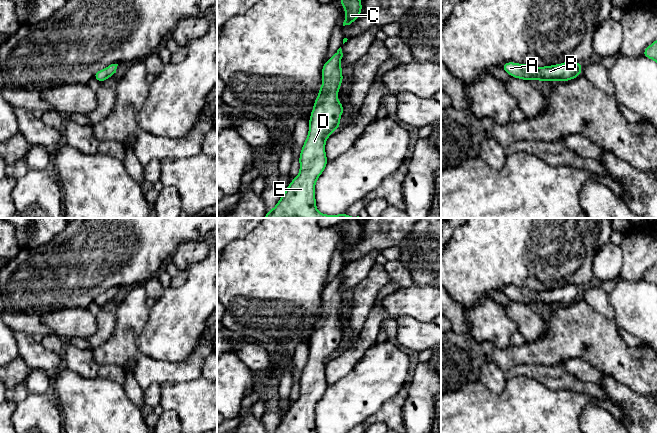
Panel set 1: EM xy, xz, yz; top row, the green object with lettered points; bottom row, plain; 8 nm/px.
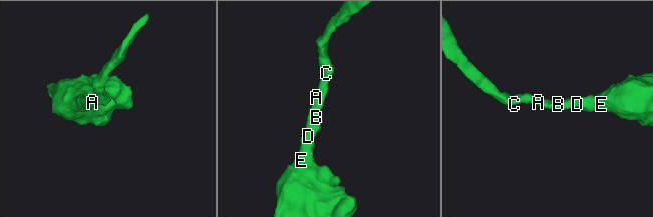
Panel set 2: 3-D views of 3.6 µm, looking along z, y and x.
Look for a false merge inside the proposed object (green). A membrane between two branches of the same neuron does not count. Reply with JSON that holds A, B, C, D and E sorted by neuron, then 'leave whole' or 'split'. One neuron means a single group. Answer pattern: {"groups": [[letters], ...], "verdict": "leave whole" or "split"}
{"groups": [["A", "B", "C", "D", "E"]], "verdict": "leave whole"}

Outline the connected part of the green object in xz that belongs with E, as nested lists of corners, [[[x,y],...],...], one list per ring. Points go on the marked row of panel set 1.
[[[340,47],[323,65],[321,70],[323,84],[319,88],[318,97],[314,102],[314,107],[309,119],[308,136],[299,156],[299,174],[295,179],[291,180],[291,183],[282,194],[279,202],[272,210],[266,213],[264,218],[360,218],[359,216],[349,217],[347,213],[339,215],[319,213],[315,199],[315,183],[328,163],[325,153],[325,143],[327,138],[340,127],[340,116],[344,112],[344,107],[336,98],[337,93],[340,92],[340,85],[344,81],[342,76],[343,68],[340,66],[342,57],[343,53]]]

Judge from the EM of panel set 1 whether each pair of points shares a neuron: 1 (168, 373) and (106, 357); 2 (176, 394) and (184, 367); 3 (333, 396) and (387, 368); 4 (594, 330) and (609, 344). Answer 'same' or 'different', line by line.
1: same
2: different
3: same
4: same

